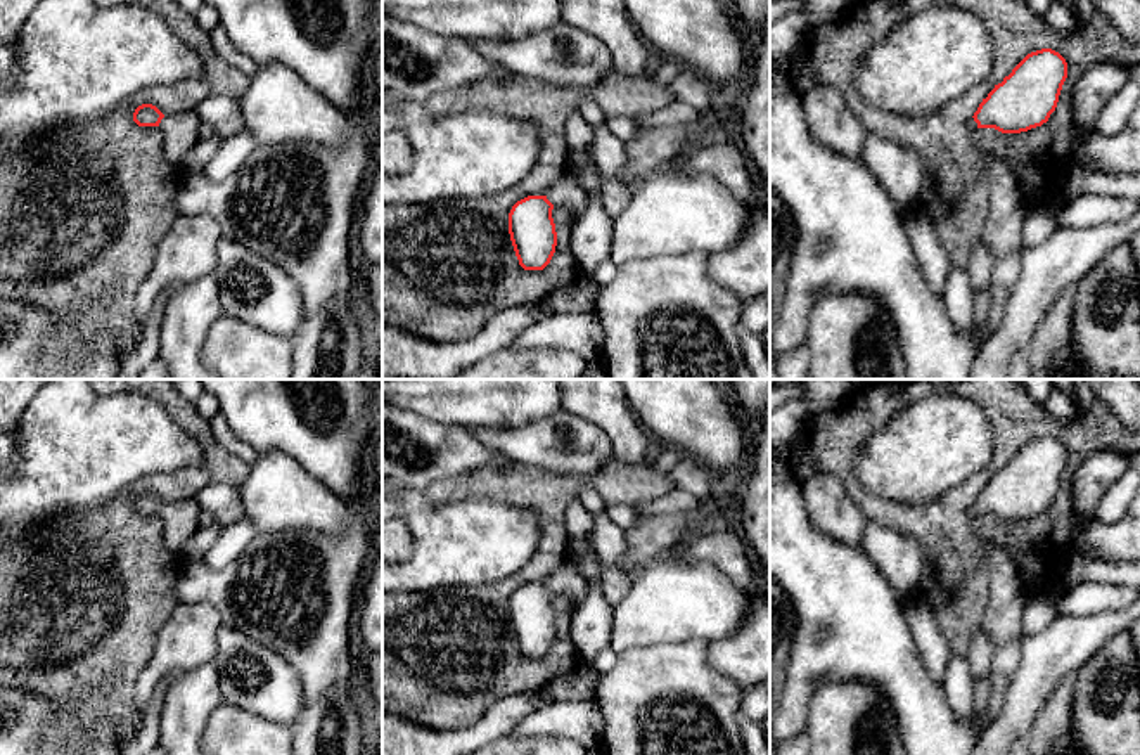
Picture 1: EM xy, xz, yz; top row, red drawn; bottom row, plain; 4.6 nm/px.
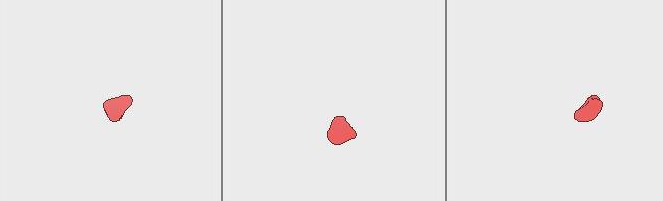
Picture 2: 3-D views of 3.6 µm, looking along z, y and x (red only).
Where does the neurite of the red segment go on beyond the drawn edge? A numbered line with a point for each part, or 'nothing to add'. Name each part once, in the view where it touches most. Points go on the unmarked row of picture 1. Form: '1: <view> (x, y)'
1: xz (568, 582)

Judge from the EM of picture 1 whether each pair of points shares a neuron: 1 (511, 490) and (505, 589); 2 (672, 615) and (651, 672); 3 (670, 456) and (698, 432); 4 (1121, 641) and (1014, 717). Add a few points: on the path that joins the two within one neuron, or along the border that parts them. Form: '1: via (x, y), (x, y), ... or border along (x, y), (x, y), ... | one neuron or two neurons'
1: via (540, 508), (549, 516), (549, 553), (535, 567) | one neuron
2: border along (701, 639), (672, 639), (627, 648), (621, 653) | two neurons
3: border along (658, 445), (673, 445), (685, 454) | two neurons
4: border along (1106, 645), (1075, 672) | two neurons

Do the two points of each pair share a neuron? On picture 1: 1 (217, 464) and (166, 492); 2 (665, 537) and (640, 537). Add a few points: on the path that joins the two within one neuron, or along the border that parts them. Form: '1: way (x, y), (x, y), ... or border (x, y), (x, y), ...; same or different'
1: way (204, 473), (179, 485); same
2: way (659, 537), (646, 537); same

